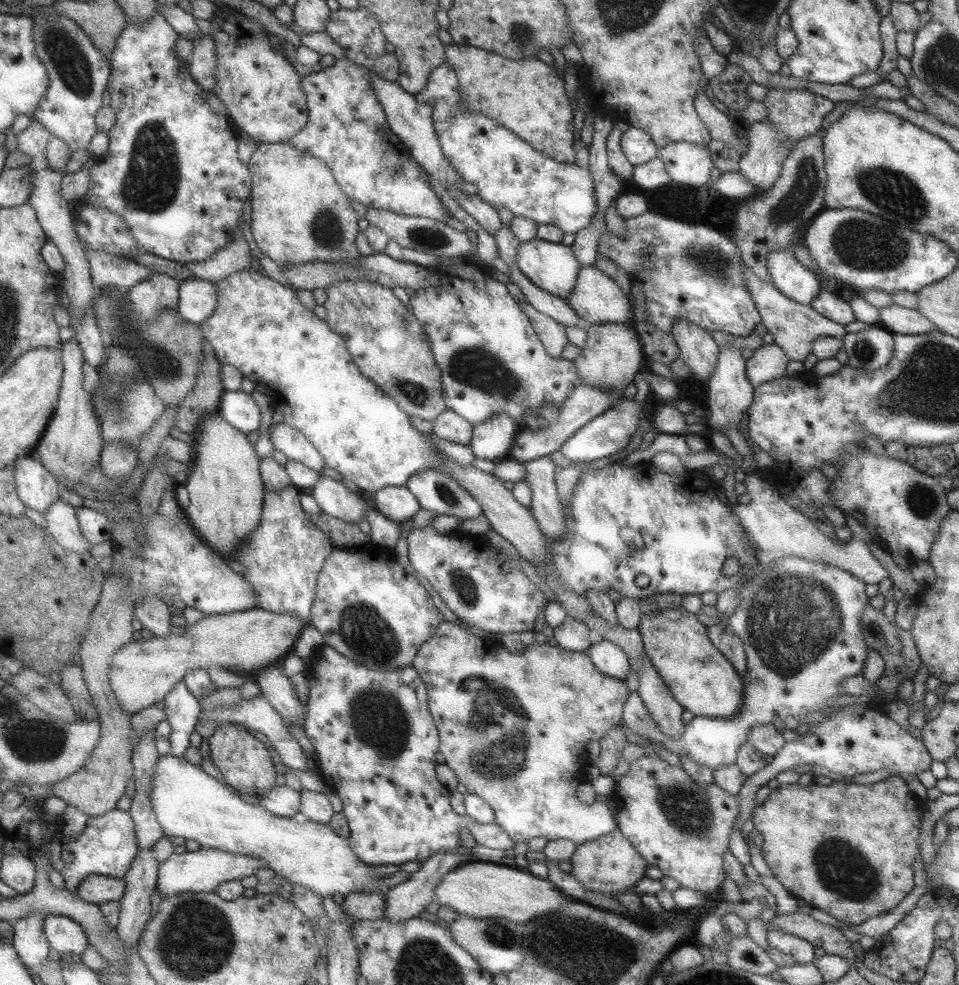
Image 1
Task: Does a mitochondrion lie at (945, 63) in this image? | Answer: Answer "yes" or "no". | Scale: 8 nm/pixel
yes

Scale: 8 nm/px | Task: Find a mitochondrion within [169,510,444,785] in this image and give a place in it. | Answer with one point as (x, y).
(380, 721)

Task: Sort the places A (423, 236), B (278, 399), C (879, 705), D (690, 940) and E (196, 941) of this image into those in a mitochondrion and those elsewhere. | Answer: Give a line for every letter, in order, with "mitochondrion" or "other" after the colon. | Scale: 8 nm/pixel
A: mitochondrion
B: other
C: other
D: other
E: mitochondrion

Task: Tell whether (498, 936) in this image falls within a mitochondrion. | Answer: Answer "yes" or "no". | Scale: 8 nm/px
yes

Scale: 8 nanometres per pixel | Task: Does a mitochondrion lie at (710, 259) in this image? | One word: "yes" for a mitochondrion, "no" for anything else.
yes

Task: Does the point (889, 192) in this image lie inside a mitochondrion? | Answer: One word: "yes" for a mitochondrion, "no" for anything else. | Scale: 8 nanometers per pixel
yes

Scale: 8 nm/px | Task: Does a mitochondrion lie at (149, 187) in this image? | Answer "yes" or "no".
yes

